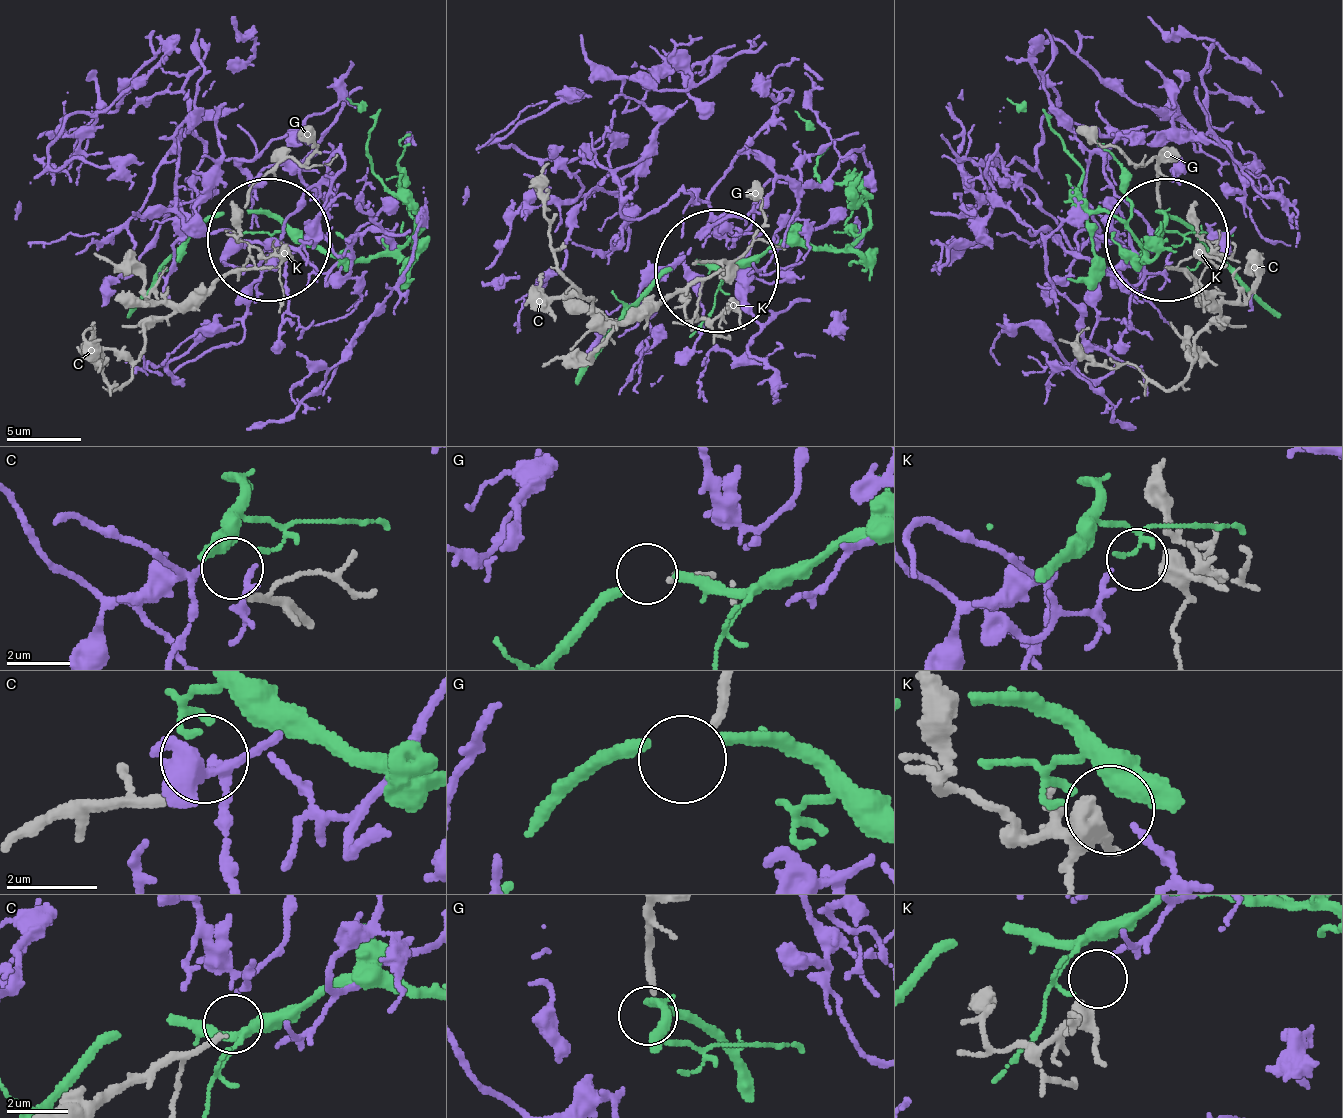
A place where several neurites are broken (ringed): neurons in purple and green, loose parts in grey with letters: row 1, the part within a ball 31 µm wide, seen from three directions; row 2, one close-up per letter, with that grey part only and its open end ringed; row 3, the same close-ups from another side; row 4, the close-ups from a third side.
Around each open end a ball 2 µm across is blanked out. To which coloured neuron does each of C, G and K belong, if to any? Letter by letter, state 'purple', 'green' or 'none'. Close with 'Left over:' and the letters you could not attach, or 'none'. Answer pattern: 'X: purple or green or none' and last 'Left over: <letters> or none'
C: none
G: none
K: purple
Left over: C, G

